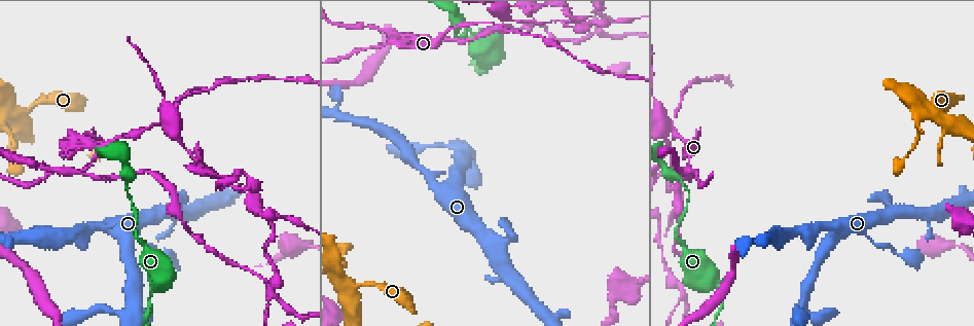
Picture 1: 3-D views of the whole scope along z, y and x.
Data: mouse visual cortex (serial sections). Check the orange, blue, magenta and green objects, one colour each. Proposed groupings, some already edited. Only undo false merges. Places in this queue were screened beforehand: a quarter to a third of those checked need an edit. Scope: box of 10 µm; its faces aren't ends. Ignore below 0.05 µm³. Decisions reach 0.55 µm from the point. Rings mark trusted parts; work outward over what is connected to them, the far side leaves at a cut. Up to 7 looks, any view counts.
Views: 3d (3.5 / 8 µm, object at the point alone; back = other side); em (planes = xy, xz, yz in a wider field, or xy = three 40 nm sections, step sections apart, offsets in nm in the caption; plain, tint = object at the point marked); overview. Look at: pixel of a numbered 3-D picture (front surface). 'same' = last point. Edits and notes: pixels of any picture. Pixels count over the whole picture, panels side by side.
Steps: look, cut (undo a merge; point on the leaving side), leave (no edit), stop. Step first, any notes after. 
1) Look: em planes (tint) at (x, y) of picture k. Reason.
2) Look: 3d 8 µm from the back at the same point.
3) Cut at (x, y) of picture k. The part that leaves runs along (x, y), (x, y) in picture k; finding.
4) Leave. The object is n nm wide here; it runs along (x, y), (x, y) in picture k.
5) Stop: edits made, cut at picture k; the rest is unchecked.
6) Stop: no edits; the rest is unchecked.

Look: 3d 3.5 µm from the back at (63, 172) of picture 1. Abrupt turn.

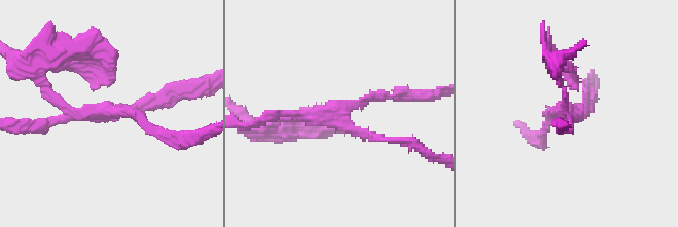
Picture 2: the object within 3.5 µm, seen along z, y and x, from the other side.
Look: em xy step 5 (tint) at (570, 112) of picture 2. 3 arms meet here; the arms are 100, 150, 150 nm wide; now the EM.

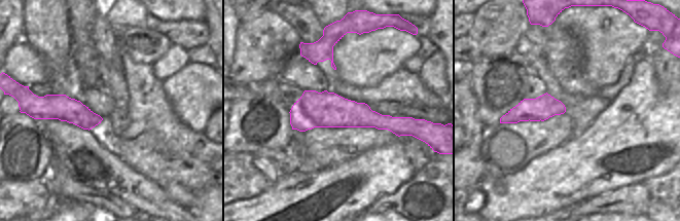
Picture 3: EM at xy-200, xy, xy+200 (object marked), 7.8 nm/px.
Look: em planes (tint) at the same point. Cut it another way.

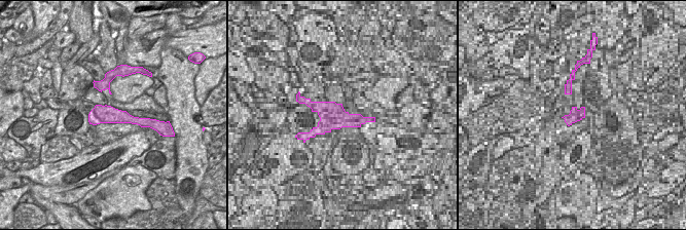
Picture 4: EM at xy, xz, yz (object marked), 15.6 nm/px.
Cut at (148, 99) of picture 2. A border runs along (114, 111), (119, 115), (129, 115) in picture 4; a second cell is stuck on.

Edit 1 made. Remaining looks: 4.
Look: overview. Redraw.

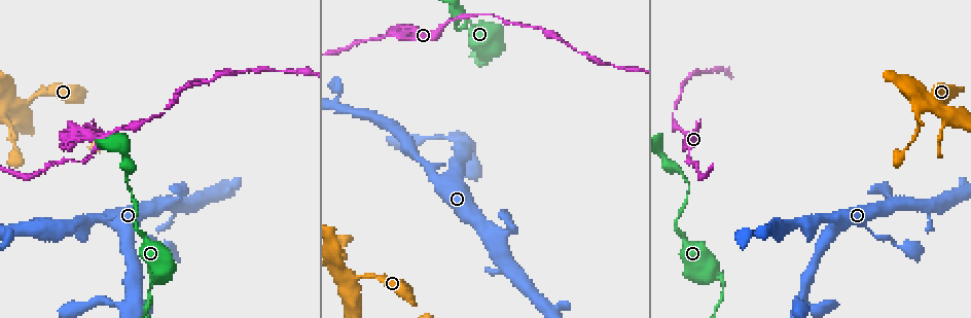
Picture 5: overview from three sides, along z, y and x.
Look: 3d 3.5 µm at (674, 109) of picture 5. Thick turns thin.

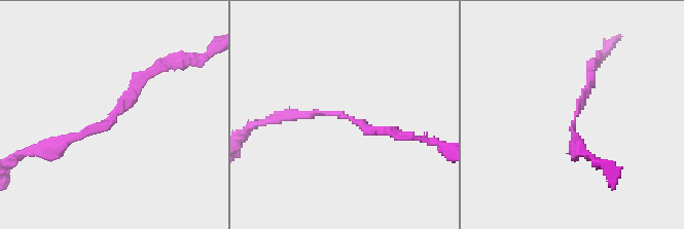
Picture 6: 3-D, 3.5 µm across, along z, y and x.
Look: em xy step 3 (tint) at (109, 118) of picture 6. The arms are 150, 200 nm wide.

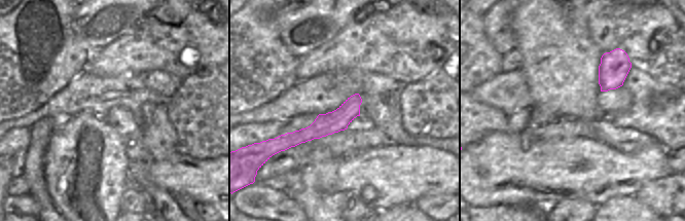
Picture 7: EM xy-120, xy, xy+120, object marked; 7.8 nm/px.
Leave. It runs along (50, 146), (95, 134), (152, 70) in picture 6; one cell here.

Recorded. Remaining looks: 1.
Stop: edits made, cut at picture 2; the rest is unchecked.

